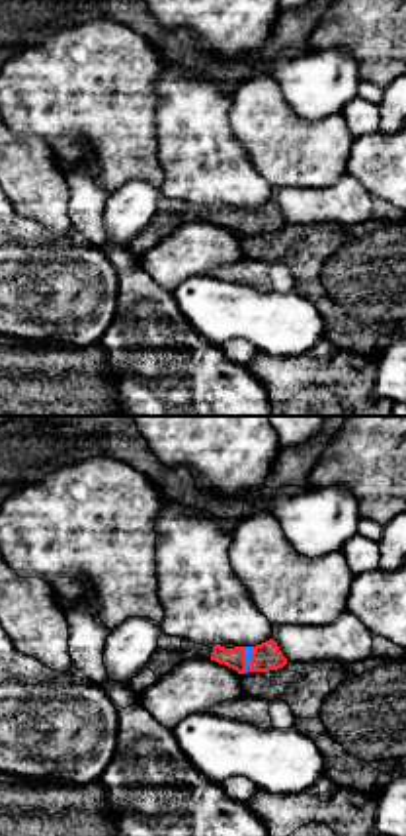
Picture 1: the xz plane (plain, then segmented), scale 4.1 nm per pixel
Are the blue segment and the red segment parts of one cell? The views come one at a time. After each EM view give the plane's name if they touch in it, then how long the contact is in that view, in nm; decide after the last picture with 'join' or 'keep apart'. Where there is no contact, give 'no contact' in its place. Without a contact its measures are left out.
meets blue in xz; contact 120 nm long

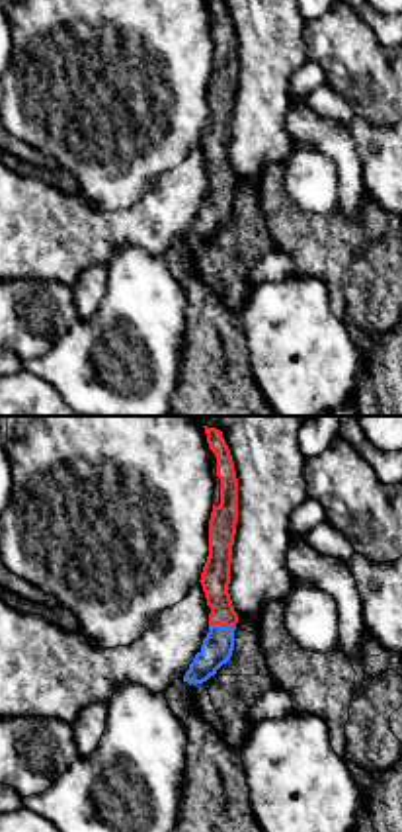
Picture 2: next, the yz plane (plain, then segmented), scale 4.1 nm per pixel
meets blue in yz; contact 110 nm long

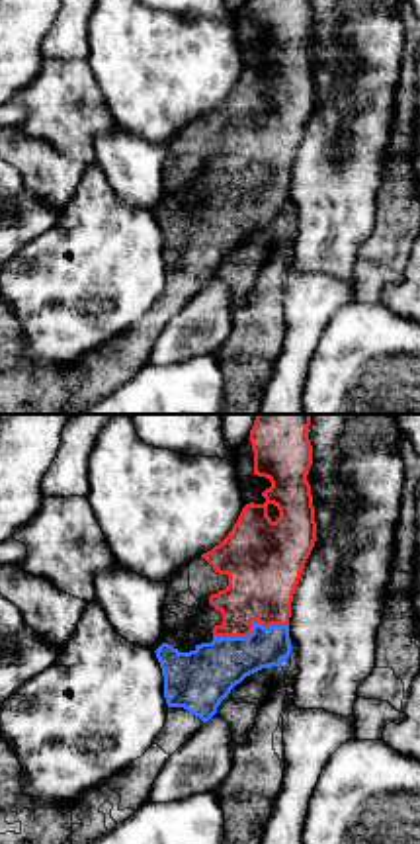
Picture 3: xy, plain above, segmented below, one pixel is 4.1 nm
meets blue in xy; contact 320 nm long

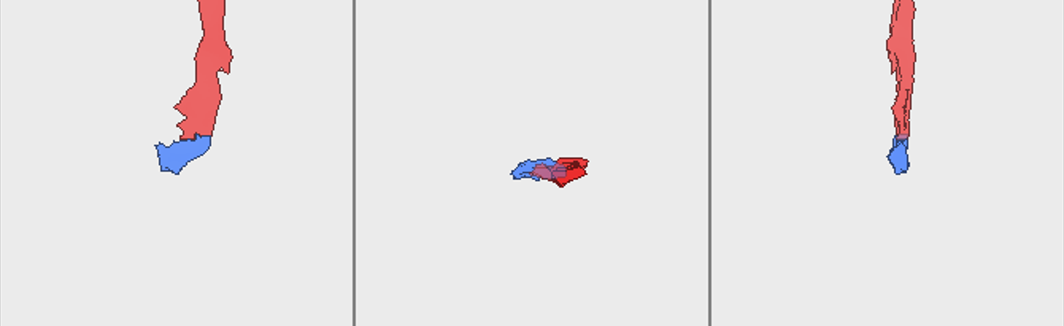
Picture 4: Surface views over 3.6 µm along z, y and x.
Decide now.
join

